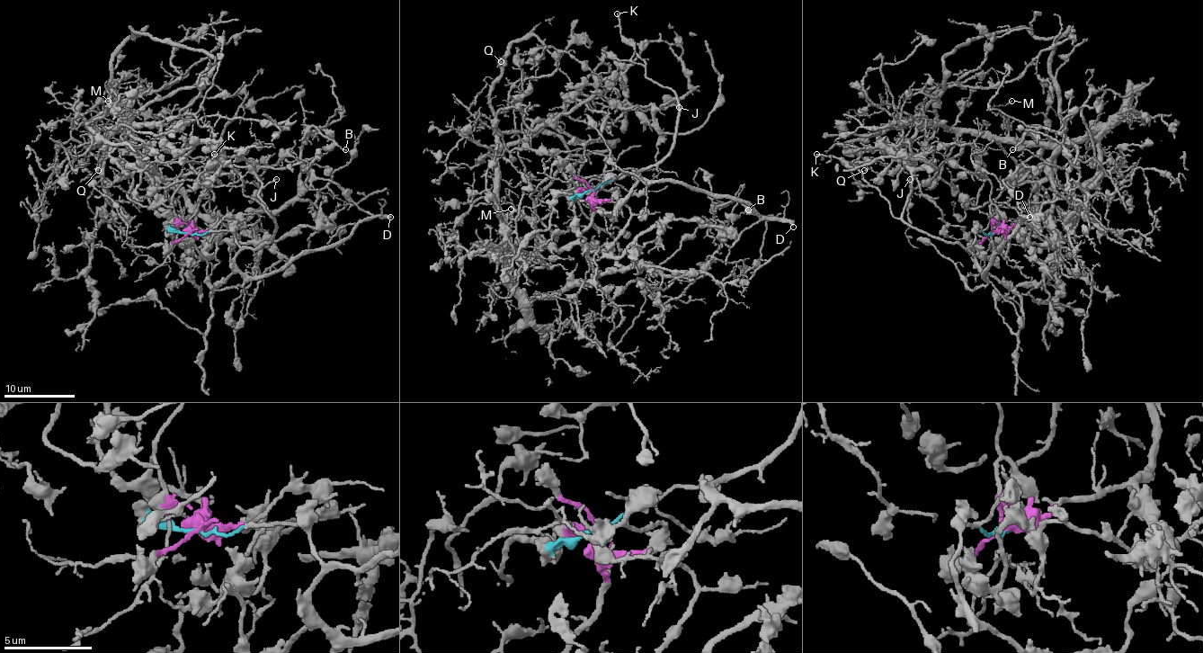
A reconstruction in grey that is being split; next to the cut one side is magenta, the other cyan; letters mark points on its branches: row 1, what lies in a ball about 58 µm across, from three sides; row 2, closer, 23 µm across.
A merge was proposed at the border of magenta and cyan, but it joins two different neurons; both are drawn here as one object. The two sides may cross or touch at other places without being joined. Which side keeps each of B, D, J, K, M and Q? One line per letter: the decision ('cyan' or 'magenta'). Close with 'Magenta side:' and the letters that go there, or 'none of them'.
B: magenta
D: cyan
J: cyan
K: cyan
M: magenta
Q: magenta
Magenta side: B, M, Q

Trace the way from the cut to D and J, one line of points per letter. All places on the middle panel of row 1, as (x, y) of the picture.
D: (592, 190), (642, 170), (638, 174), (652, 181), (745, 200), (770, 219), (793, 227)
J: (592, 190), (622, 174), (654, 166), (670, 150), (679, 109), (673, 98), (661, 107), (679, 107)

